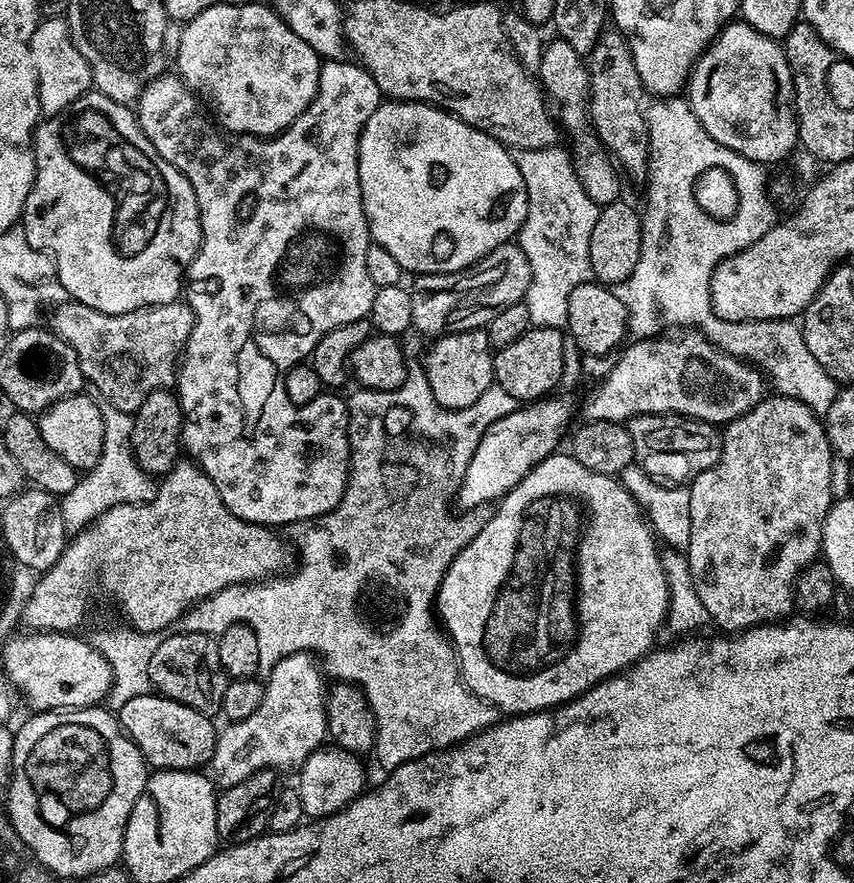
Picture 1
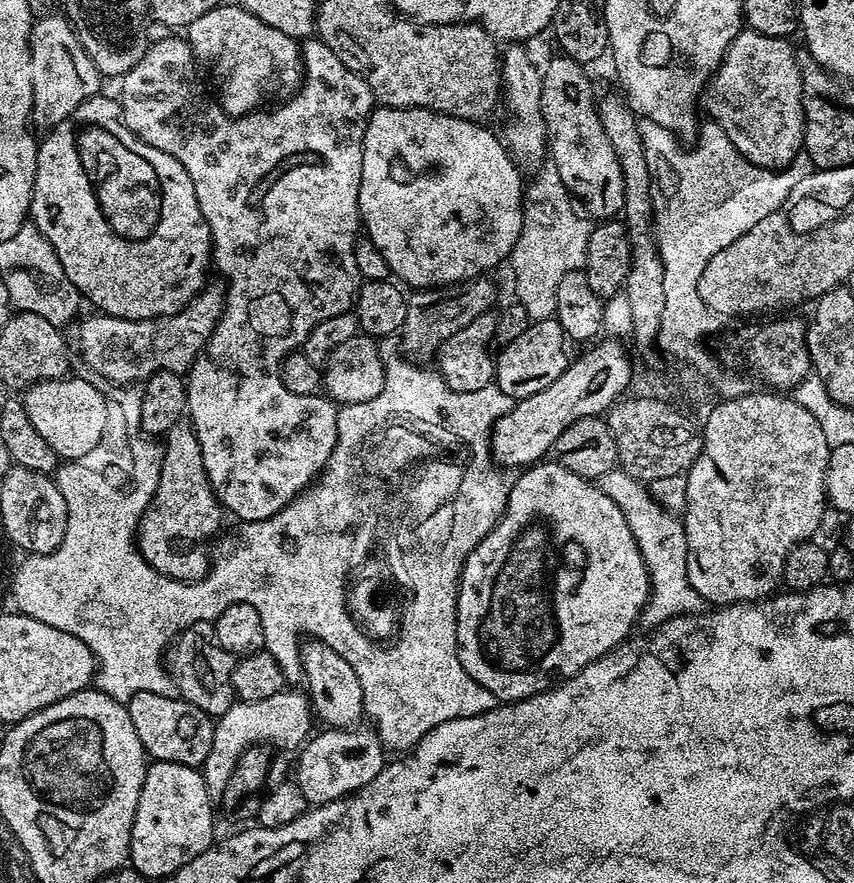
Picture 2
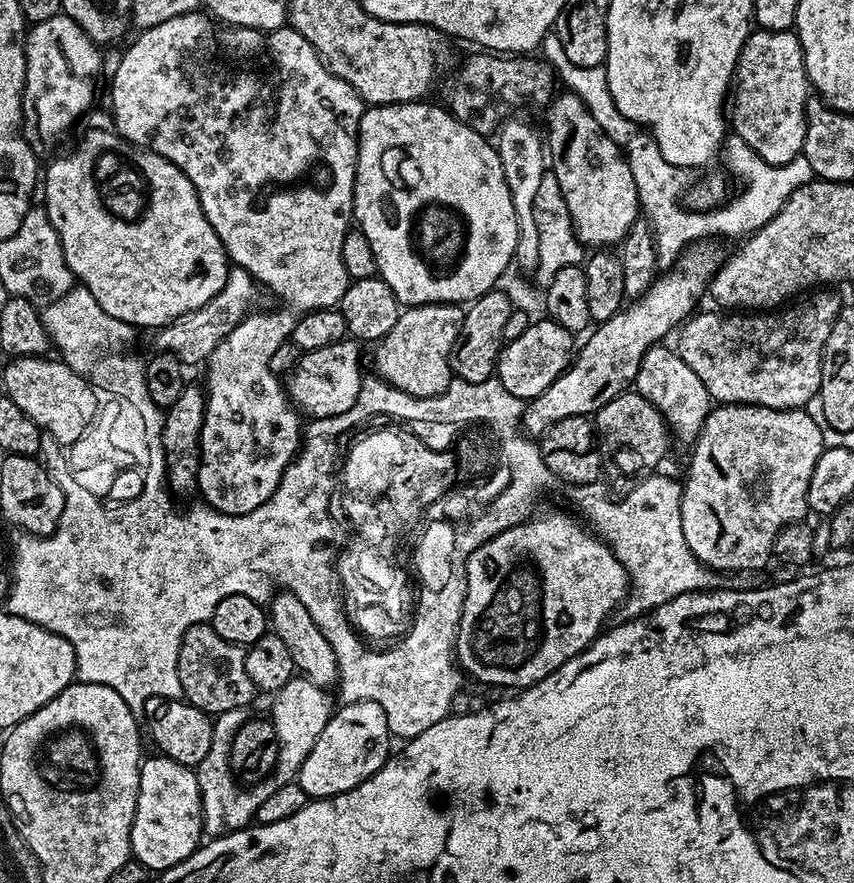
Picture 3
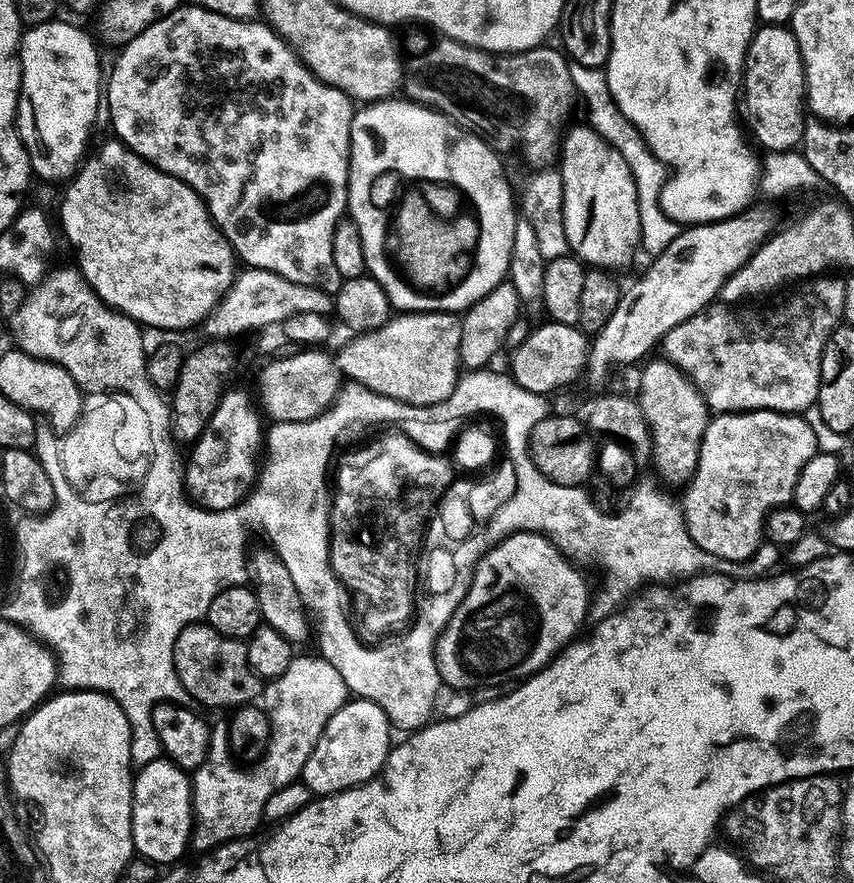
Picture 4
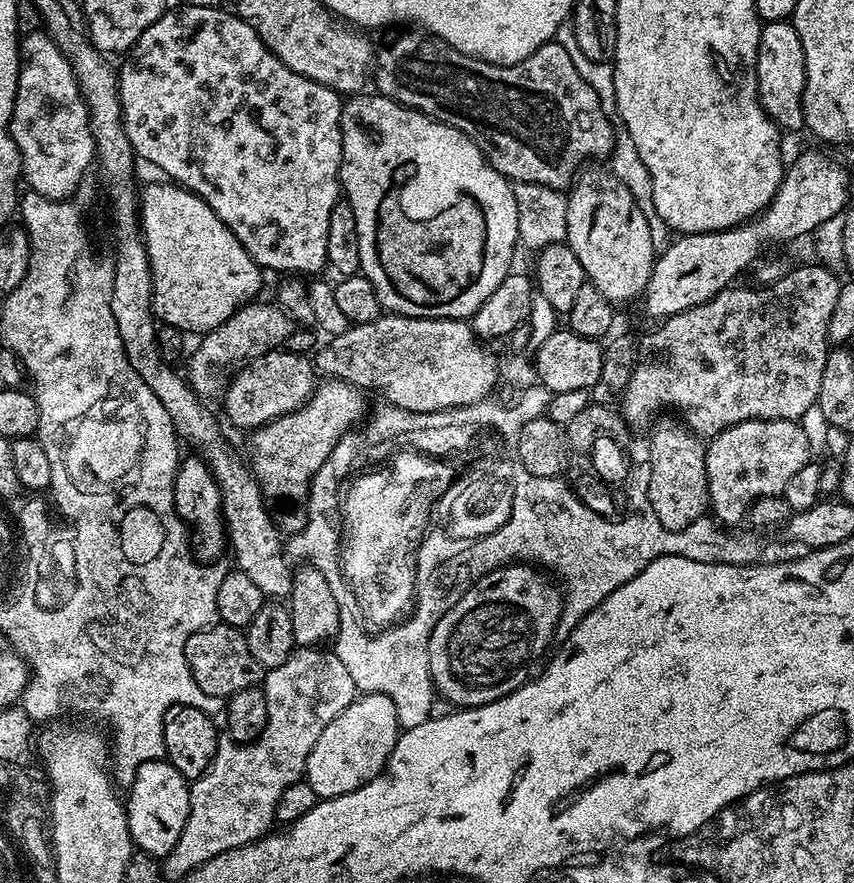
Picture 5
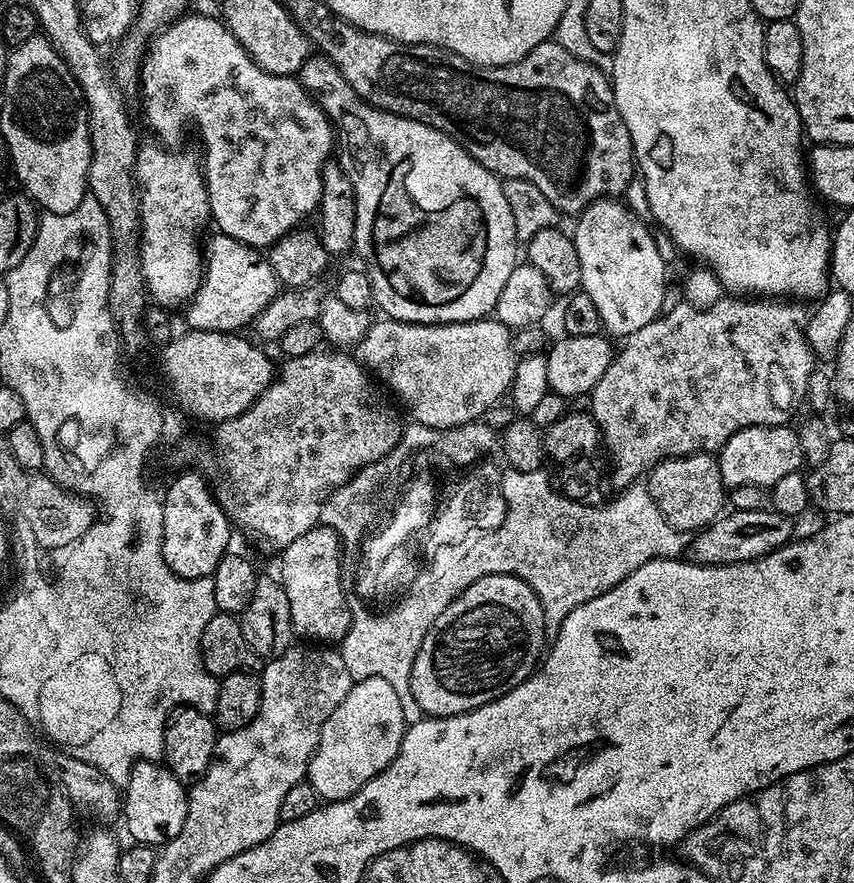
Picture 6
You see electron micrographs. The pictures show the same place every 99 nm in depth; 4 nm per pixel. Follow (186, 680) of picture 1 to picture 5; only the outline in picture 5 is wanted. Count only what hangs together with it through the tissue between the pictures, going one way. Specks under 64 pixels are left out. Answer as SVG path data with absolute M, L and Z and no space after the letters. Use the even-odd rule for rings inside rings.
M217 622L210 628L190 634L184 653L194 682L211 696L227 698L238 694L238 690L257 687L265 678L266 669L258 663L254 654L250 654L247 635L228 624Z

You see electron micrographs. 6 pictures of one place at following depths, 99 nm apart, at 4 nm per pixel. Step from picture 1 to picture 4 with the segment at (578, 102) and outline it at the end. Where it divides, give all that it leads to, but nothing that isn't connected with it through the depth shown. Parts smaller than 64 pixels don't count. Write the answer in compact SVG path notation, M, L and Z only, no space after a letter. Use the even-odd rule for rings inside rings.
M590 126L572 127L564 134L558 171L564 195L564 225L571 255L596 270L624 268L640 248L638 190L630 166Z

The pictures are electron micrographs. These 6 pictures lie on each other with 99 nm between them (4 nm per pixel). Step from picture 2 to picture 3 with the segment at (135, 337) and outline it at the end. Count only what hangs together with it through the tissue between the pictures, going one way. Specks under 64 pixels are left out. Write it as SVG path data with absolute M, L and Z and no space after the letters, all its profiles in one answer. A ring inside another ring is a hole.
M229 267L222 290L218 290L218 294L214 294L214 298L210 298L206 306L180 316L159 329L155 333L157 344L155 347L162 352L173 352L185 366L203 365L208 355L218 346L218 342L222 342L226 334L230 334L230 330L234 330L234 326L238 326L238 322L242 322L245 316L253 311L255 304L252 303L256 300L256 291L258 285L245 268Z

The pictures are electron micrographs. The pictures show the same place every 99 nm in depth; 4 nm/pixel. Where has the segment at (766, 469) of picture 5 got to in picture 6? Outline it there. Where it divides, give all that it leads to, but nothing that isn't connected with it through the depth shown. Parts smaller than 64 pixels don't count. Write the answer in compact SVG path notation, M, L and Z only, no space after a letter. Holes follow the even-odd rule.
M777 426L775 428L747 428L738 430L721 446L718 459L720 461L720 477L729 489L741 488L753 484L756 488L771 489L778 478L791 472L801 471L804 459L800 434L795 427Z

